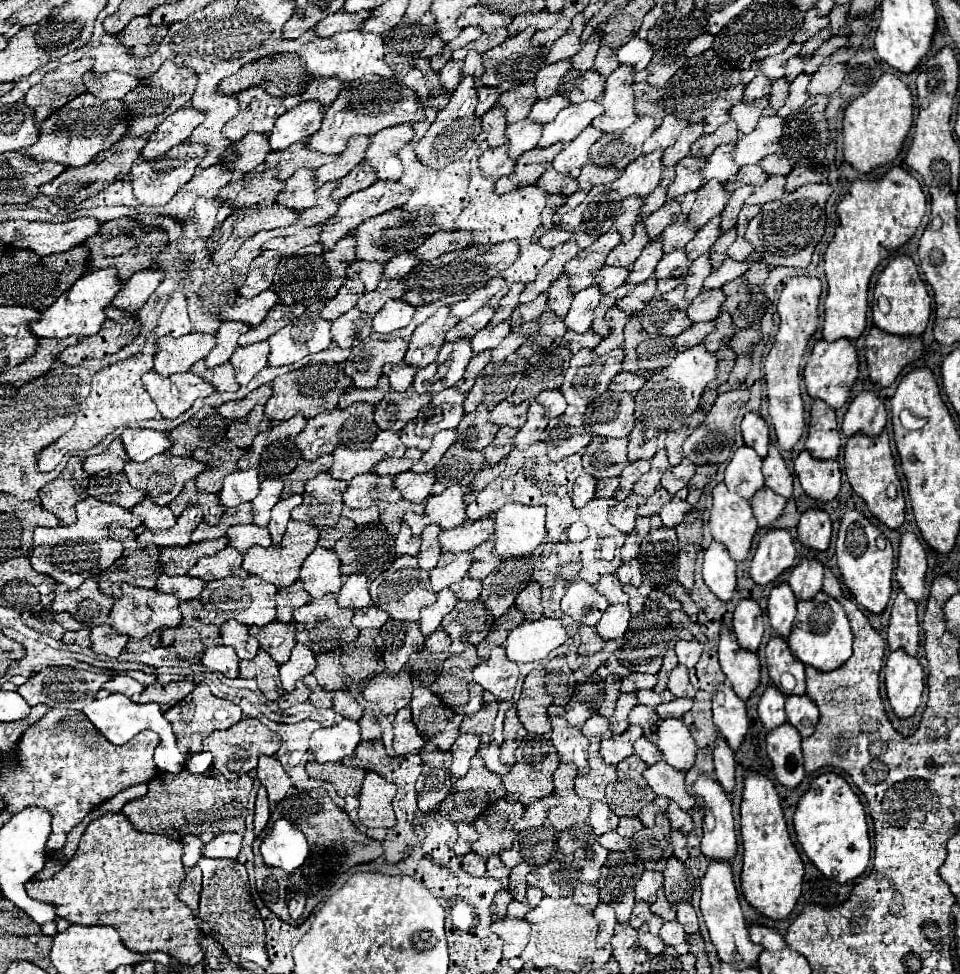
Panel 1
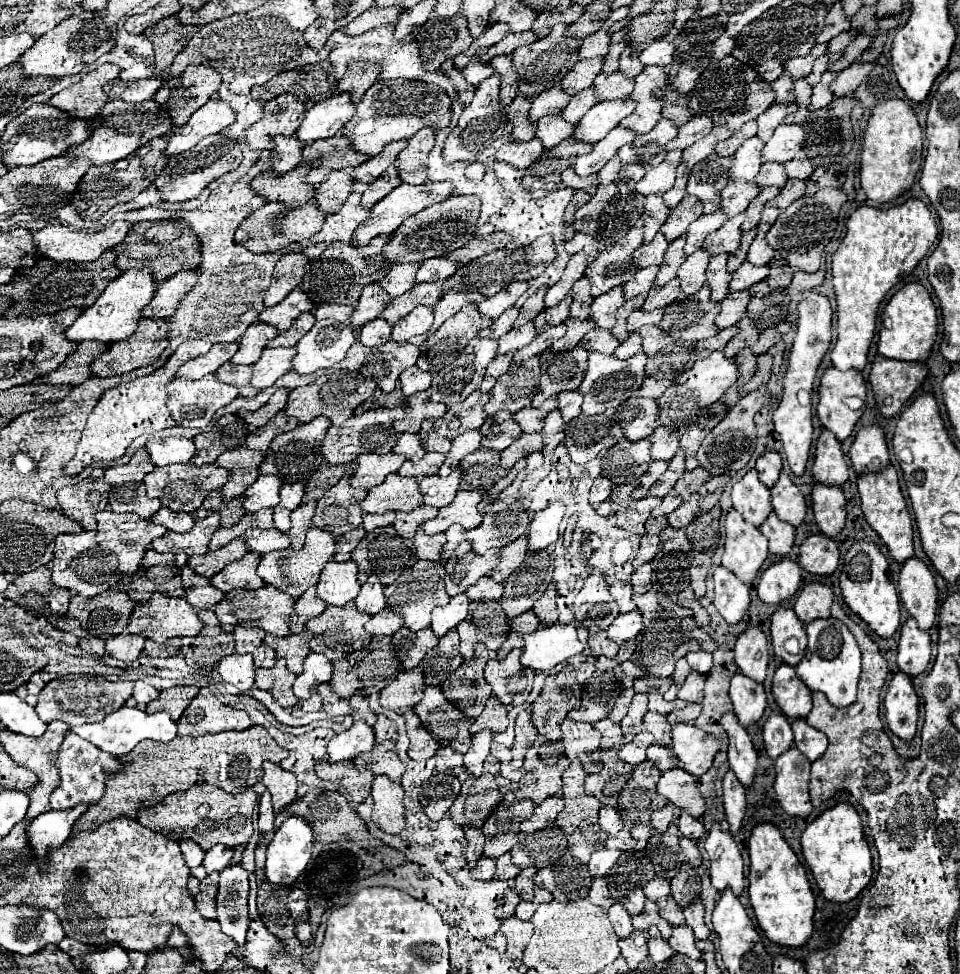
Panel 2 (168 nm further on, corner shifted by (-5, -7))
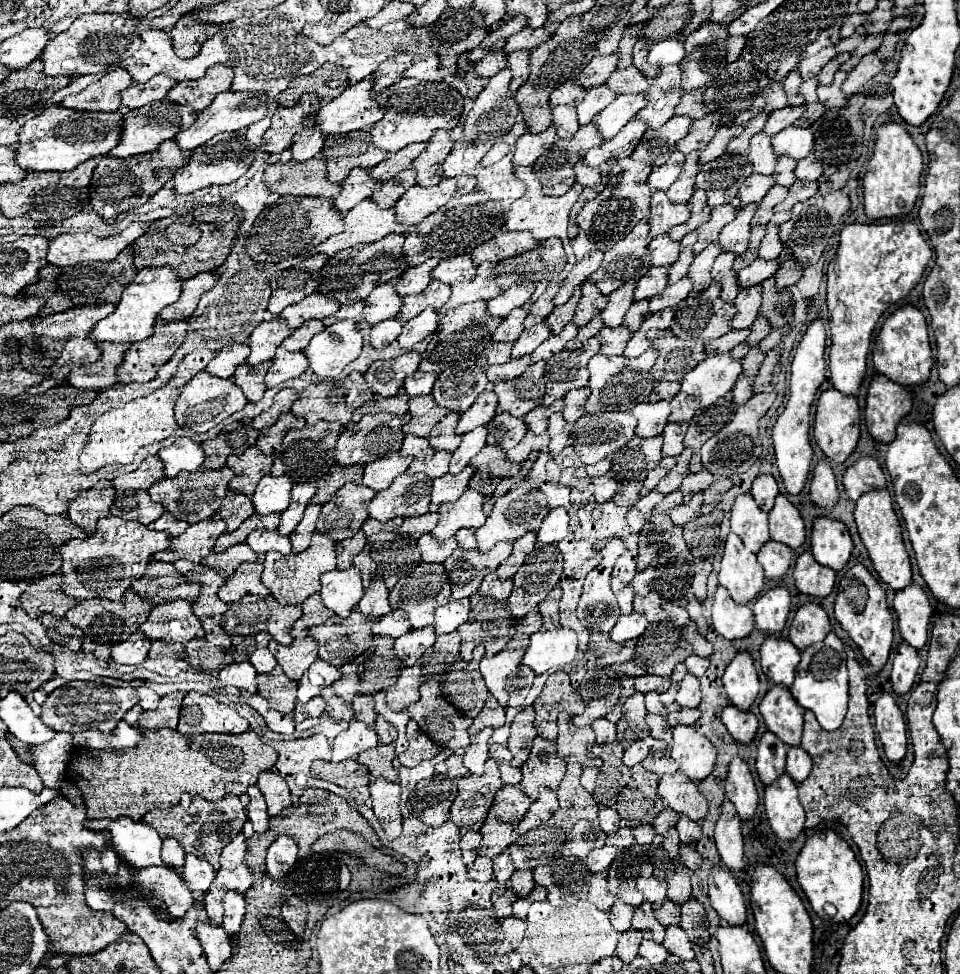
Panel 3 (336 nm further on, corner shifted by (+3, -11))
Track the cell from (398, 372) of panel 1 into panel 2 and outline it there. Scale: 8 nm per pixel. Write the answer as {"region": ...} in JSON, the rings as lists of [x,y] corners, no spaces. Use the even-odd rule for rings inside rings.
{"region":[[[411,366],[411,368],[407,368],[407,370],[401,374],[399,382],[401,382],[403,394],[405,394],[405,396],[411,396],[411,394],[421,392],[421,390],[427,390],[427,388],[431,386],[431,374],[419,370],[417,366]]]}

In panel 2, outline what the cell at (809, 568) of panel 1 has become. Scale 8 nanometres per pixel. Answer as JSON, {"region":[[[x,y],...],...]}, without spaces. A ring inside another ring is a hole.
{"region":[[[811,582],[799,592],[793,610],[803,624],[809,624],[817,618],[829,618],[831,604],[833,604],[831,588],[819,582]]]}

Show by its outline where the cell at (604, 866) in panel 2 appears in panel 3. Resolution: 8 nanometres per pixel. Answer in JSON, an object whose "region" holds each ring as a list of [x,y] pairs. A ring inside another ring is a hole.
{"region":[[[599,846],[599,850],[591,850],[587,854],[587,868],[592,874],[603,872],[609,868],[613,858],[617,856],[619,848],[615,846]]]}

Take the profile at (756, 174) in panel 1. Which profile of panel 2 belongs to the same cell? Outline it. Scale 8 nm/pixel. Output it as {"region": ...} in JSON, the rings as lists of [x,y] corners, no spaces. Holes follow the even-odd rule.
{"region":[[[765,162],[761,174],[755,178],[755,182],[759,182],[759,186],[779,186],[783,188],[787,184],[787,172],[785,166],[779,162]]]}

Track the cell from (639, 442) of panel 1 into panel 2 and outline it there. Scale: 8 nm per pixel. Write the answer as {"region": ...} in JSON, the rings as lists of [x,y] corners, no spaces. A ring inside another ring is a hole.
{"region":[[[659,426],[651,436],[651,442],[653,442],[653,448],[651,448],[653,460],[671,460],[679,450],[677,430],[671,430],[667,426]]]}

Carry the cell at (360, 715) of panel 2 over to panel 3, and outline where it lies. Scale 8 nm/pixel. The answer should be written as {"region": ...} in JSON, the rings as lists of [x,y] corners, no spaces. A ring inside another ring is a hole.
{"region":[[[355,696],[351,702],[351,708],[355,710],[355,718],[365,722],[367,726],[373,726],[375,722],[375,710],[373,710],[373,696]]]}

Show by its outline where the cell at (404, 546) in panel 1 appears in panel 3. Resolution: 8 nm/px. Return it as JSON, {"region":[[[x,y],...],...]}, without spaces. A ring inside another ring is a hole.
{"region":[[[423,534],[417,540],[417,548],[421,550],[423,562],[439,562],[441,564],[457,548],[457,540],[449,538],[445,542],[439,542],[439,540],[431,538],[429,534]]]}

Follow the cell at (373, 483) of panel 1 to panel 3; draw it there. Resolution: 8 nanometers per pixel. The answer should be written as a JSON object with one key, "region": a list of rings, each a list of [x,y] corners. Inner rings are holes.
{"region":[[[401,474],[399,478],[395,478],[395,482],[391,482],[387,490],[377,492],[375,498],[369,502],[369,518],[387,522],[397,516],[407,518],[425,514],[429,510],[431,482],[433,480],[425,474]]]}

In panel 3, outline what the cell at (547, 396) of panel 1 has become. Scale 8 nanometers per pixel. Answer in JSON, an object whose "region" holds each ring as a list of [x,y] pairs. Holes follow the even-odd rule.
{"region":[[[579,388],[579,390],[571,390],[565,394],[563,418],[567,424],[573,424],[583,414],[583,406],[585,406],[587,398],[589,398],[589,388]]]}

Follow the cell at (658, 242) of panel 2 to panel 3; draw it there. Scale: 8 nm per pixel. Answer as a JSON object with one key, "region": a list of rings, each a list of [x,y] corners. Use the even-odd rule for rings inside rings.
{"region":[[[667,234],[657,236],[647,246],[647,256],[653,266],[667,266],[677,260],[679,254],[679,242],[673,242]]]}

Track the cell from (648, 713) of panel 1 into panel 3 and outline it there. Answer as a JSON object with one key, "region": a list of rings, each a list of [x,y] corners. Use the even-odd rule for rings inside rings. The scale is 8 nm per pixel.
{"region":[[[647,714],[647,724],[649,724],[649,730],[651,730],[653,738],[671,742],[671,726],[667,724],[667,720],[663,716]]]}

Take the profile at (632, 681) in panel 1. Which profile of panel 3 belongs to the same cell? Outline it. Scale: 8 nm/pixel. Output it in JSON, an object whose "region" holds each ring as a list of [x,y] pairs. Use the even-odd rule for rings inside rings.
{"region":[[[645,674],[635,679],[634,687],[636,691],[641,693],[647,693],[649,691],[657,691],[660,690],[661,693],[668,690],[671,684],[671,679],[669,678],[661,678],[659,676]]]}

